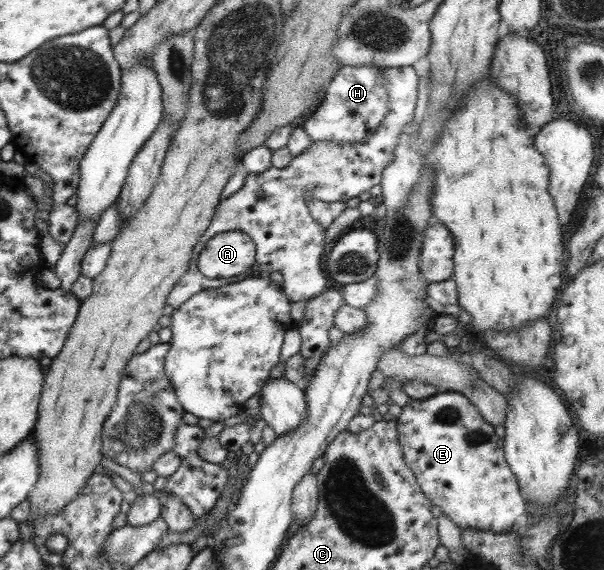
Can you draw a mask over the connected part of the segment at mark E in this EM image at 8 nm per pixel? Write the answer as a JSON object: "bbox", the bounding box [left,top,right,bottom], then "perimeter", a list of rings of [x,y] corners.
{"bbox":[396,390,529,534],"perimeter":[[[448,390],[431,395],[423,401],[409,399],[401,407],[396,419],[397,442],[401,448],[403,463],[411,470],[423,496],[441,509],[459,528],[491,531],[493,534],[505,534],[511,530],[515,519],[527,513],[529,503],[521,493],[513,472],[507,466],[502,441],[495,436],[494,427],[489,425],[474,405],[463,395]]]}

